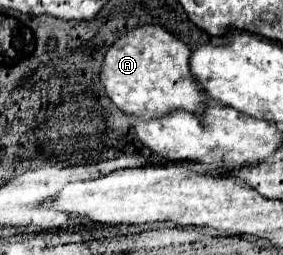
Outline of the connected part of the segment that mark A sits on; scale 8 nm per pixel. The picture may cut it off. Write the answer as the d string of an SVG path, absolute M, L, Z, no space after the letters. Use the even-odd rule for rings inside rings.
M139 25L121 33L107 47L99 79L107 97L125 113L141 117L165 115L173 109L201 113L207 97L189 75L189 51L189 45L173 37L161 25Z

